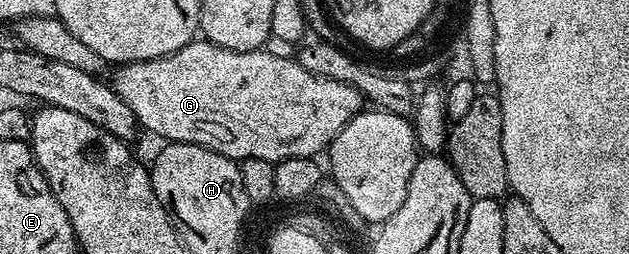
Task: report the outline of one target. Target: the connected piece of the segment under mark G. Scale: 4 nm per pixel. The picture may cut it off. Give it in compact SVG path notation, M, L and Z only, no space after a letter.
M195 40L189 42L184 48L180 48L163 58L148 60L147 62L127 62L119 65L115 70L118 71L115 72L114 79L112 79L114 91L118 93L120 100L124 100L124 104L128 104L128 108L132 108L139 127L143 131L151 130L156 137L166 138L162 140L165 140L167 143L194 142L197 146L207 146L210 150L215 150L235 160L259 158L260 160L268 160L277 164L283 162L285 158L314 158L318 156L321 150L323 153L329 147L335 136L344 128L344 124L348 124L348 120L352 120L357 114L361 114L364 109L362 94L354 86L344 84L335 78L316 76L312 72L305 70L294 58L272 56L265 48L249 50L248 52L236 52L228 48L220 48L216 44L205 40Z

